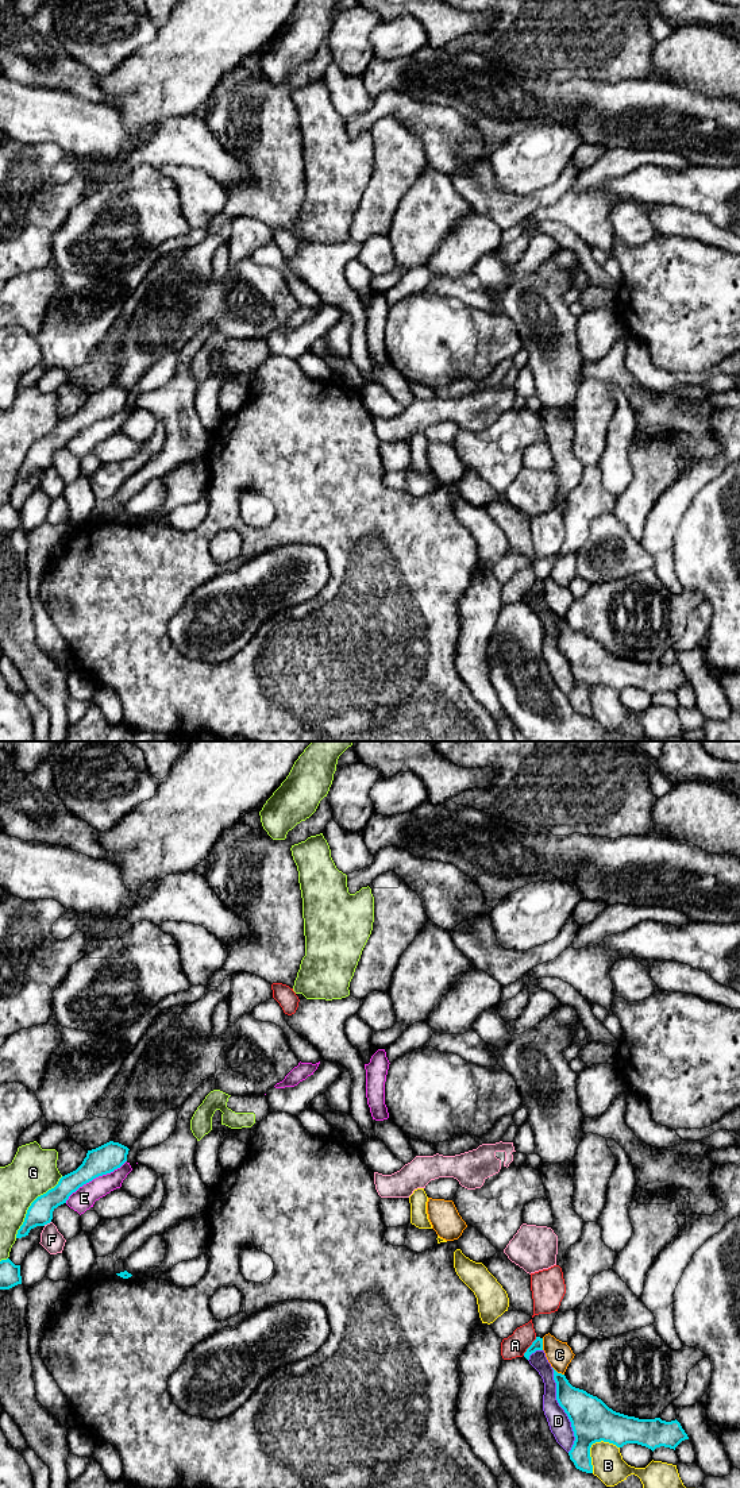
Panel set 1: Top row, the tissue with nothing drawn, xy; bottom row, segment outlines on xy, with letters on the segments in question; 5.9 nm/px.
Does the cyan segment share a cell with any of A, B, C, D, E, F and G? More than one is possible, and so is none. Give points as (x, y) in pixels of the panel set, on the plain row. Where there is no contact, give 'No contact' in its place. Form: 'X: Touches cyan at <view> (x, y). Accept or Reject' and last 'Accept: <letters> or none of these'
A: Touches cyan at xy (530, 590). Reject
B: Touches cyan at xy (592, 687). Reject
C: Touches cyan at xy (542, 588). Reject
D: Touches cyan at xy (563, 652). Reject
E: Touches cyan at xy (95, 421). Reject
F: Touches cyan at xy (46, 467). Reject
G: Touches cyan at xy (31, 448). Reject
Accept: none of these

